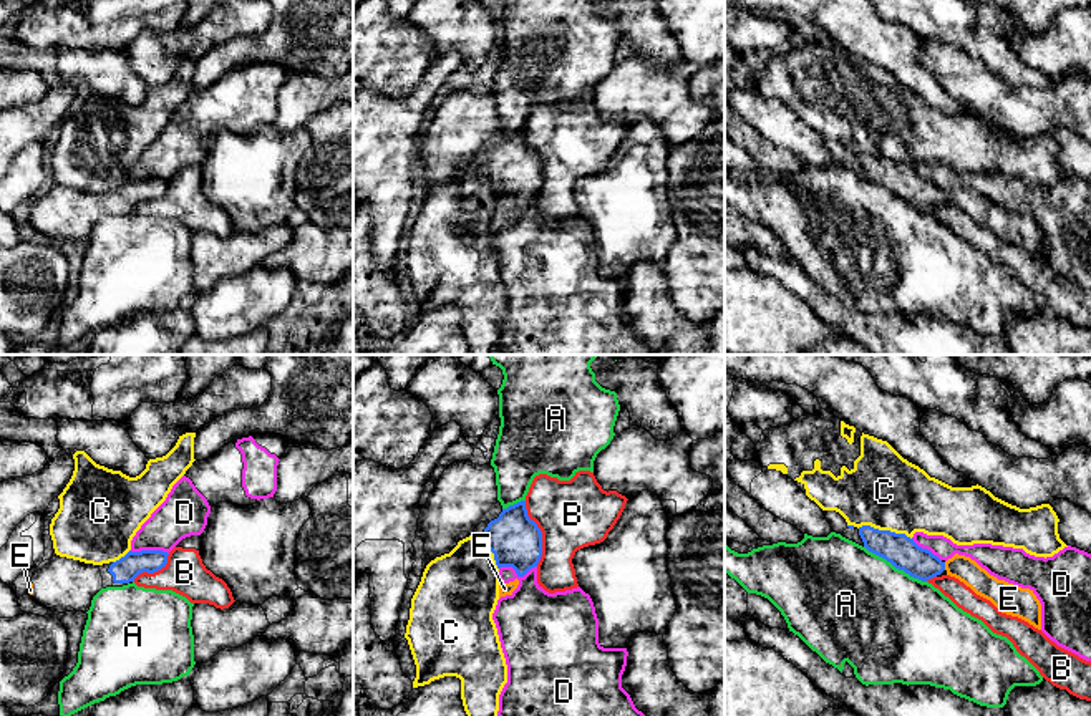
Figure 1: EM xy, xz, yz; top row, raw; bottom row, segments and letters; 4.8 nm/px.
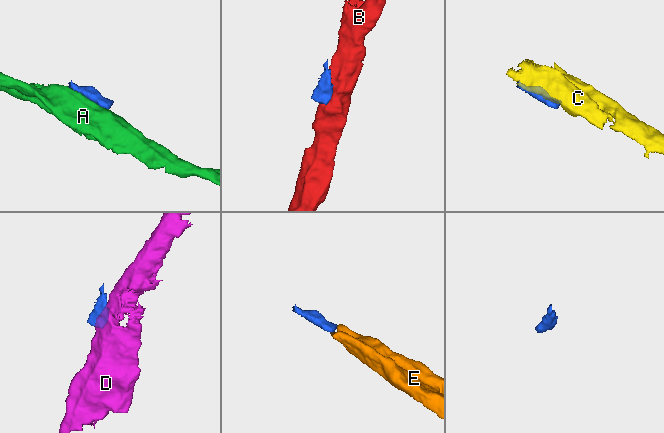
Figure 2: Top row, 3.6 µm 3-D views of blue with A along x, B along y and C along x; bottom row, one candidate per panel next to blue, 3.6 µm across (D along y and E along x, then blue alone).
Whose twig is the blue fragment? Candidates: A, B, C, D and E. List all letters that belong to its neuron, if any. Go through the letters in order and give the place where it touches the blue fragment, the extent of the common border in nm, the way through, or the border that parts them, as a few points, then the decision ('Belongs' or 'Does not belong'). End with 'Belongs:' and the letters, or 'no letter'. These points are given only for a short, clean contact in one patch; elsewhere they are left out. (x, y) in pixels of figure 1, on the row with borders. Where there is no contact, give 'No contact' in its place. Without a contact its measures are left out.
A: Touches blue at yz (896, 567). Shared border 360 nm. Does not belong
B: Touches blue at xz (541, 534). Shared border 320 nm. Does not belong
C: Touches blue at yz (884, 531). Shared border 280 nm. Does not belong
D: Touches blue at xz (518, 574). Shared border 180 nm. Boundary: xz (536, 566), (523, 575), (511, 567), (499, 569). Does not belong
E: Touches blue at yz (944, 566). Shared border 40 nm. Path across: yz (902, 552), (924, 566), (944, 566), (959, 566), (967, 570). Belongs
Belongs: E

